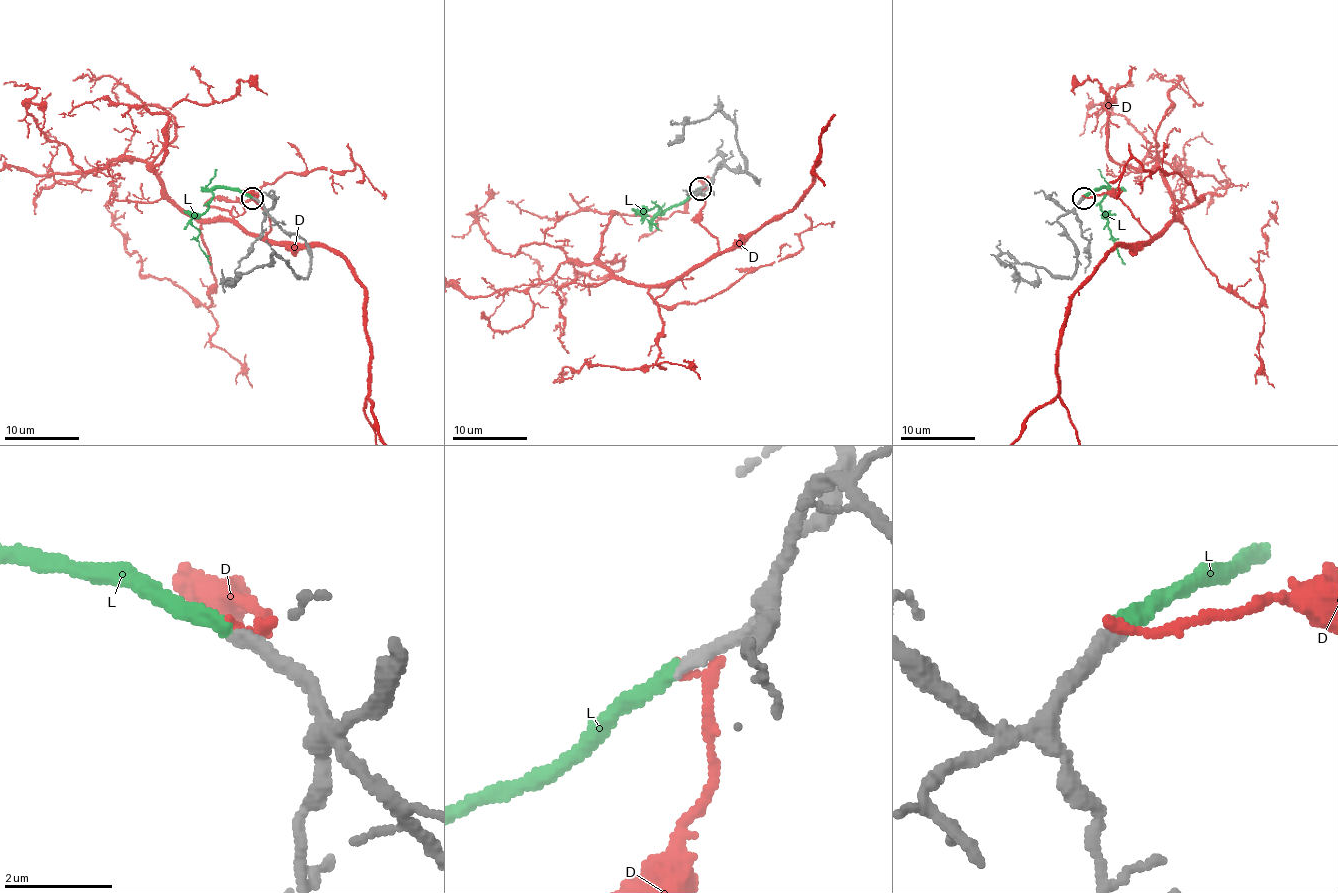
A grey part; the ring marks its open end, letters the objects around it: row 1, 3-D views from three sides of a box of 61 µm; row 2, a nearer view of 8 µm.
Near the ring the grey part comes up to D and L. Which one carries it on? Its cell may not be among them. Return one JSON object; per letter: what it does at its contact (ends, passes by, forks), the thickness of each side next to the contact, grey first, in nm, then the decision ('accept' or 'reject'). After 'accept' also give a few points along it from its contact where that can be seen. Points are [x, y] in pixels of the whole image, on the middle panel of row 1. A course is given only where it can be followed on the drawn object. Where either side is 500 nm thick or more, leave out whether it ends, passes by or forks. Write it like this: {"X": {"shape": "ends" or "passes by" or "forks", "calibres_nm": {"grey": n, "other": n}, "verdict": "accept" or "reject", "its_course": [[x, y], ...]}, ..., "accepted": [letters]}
{"D": {"shape": "ends", "calibres_nm": {"grey": 280, "other": 220}, "verdict": "reject"}, "L": {"shape": "ends", "calibres_nm": {"grey": 260, "other": 280}, "verdict": "accept", "its_course": [[700, 188], [661, 212], [655, 205], [639, 212], [646, 214], [659, 229]]}, "accepted": ["L"]}

